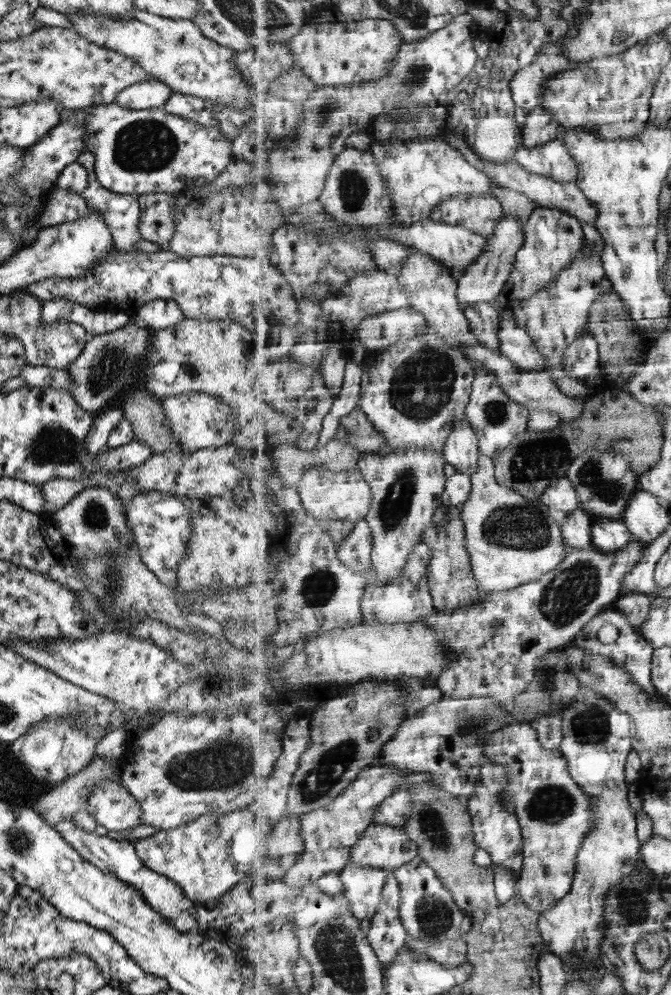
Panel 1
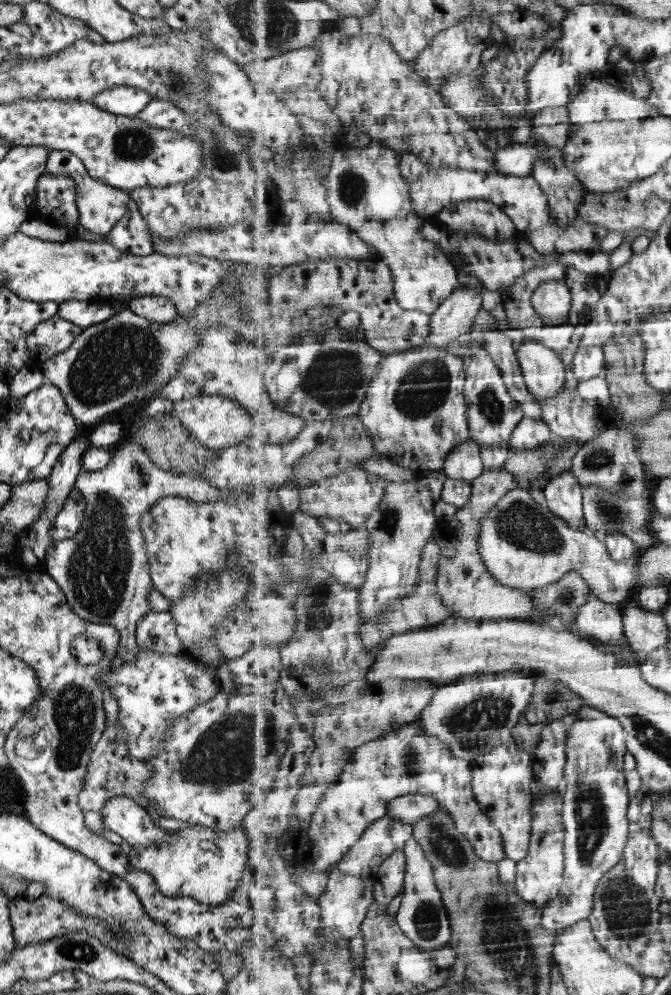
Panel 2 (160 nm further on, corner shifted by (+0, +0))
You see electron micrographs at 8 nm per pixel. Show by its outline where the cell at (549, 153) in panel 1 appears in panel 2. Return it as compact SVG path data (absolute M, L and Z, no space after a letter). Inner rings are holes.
M509 144L495 153L498 174L527 176L532 173L534 162L540 159L540 150L531 145Z

